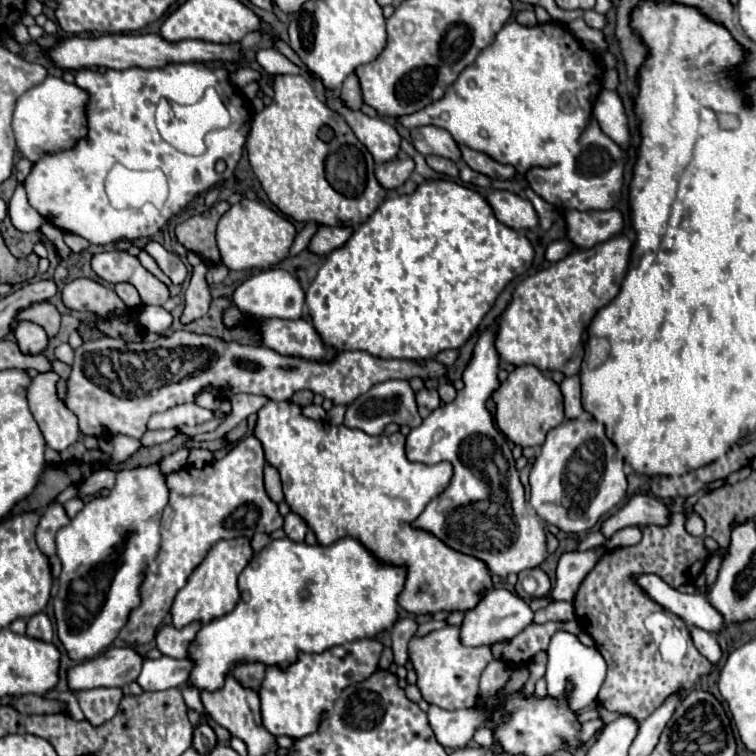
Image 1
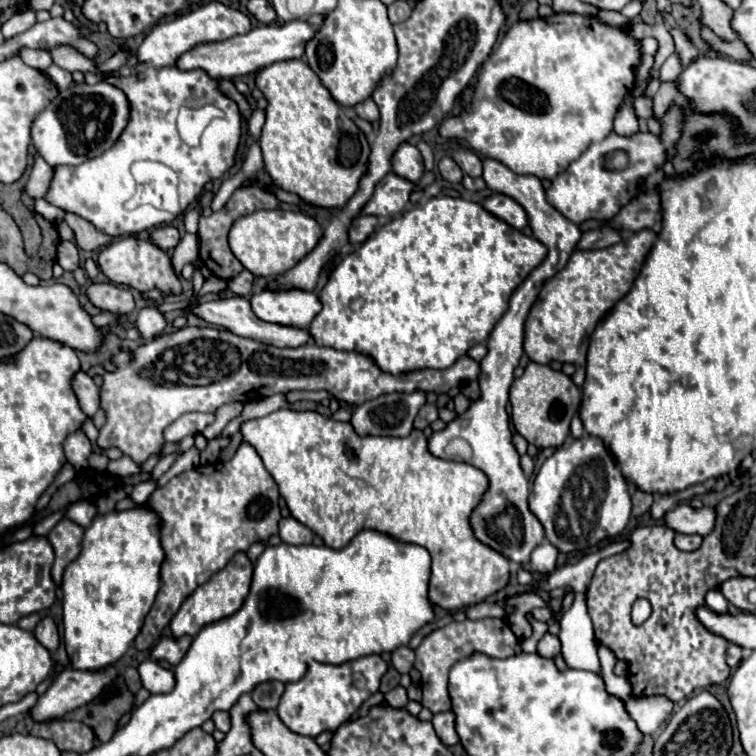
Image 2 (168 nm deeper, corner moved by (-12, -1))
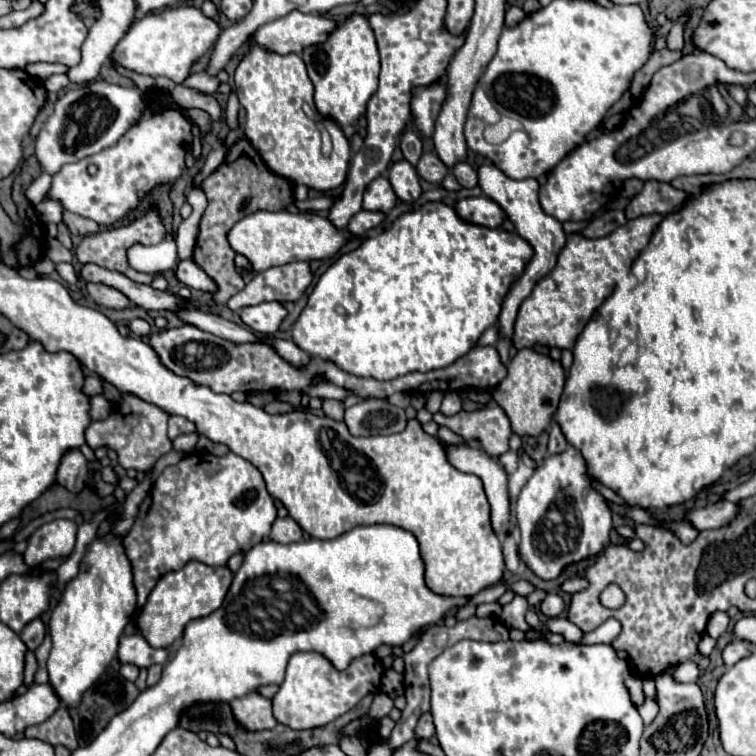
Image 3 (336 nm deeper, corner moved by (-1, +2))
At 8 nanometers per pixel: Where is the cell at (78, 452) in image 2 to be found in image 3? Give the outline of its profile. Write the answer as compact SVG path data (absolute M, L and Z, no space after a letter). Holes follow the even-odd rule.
M69 450L57 470L57 484L65 486L69 492L79 494L89 478L89 464L79 450Z

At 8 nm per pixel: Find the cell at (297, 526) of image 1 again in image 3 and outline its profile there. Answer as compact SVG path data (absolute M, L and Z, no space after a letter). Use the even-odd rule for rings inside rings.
M277 518L269 538L273 542L281 542L281 544L289 544L289 542L299 542L303 538L303 530L301 526L293 520L293 518Z

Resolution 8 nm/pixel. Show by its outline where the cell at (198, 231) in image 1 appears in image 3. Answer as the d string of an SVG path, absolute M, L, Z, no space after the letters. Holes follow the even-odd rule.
M247 138L237 140L225 156L225 162L211 172L199 186L209 204L207 210L201 218L201 230L199 230L199 238L197 238L197 246L195 246L195 254L193 260L217 282L219 290L213 294L213 302L215 304L225 304L233 294L237 294L239 290L243 290L245 282L243 278L237 274L235 264L233 264L233 248L229 246L227 234L233 228L235 222L239 222L241 218L259 212L259 210L269 210L269 212L279 212L285 210L289 204L295 202L293 198L293 182L271 172L267 168L267 164L263 162L263 158L257 154L257 150L251 146L251 142Z

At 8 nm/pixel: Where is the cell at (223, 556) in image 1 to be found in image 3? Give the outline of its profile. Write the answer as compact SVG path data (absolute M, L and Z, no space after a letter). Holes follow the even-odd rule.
M187 562L181 570L167 572L157 580L145 606L131 614L131 622L153 648L169 648L183 638L183 630L191 620L209 616L221 606L231 578L233 574L227 566L213 568L203 562Z

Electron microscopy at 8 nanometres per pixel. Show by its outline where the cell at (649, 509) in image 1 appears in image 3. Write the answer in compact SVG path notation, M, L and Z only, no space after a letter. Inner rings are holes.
M715 502L713 506L705 506L701 510L691 510L687 514L687 520L693 522L693 526L697 530L725 526L725 522L731 522L733 518L737 518L737 504L733 504L733 502Z

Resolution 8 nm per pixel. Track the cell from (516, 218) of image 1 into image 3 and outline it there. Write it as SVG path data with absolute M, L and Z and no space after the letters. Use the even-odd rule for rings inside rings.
M477 196L477 198L463 198L455 204L455 210L461 220L473 222L477 226L489 226L489 228L499 228L501 222L505 220L505 212L497 206L487 196Z

